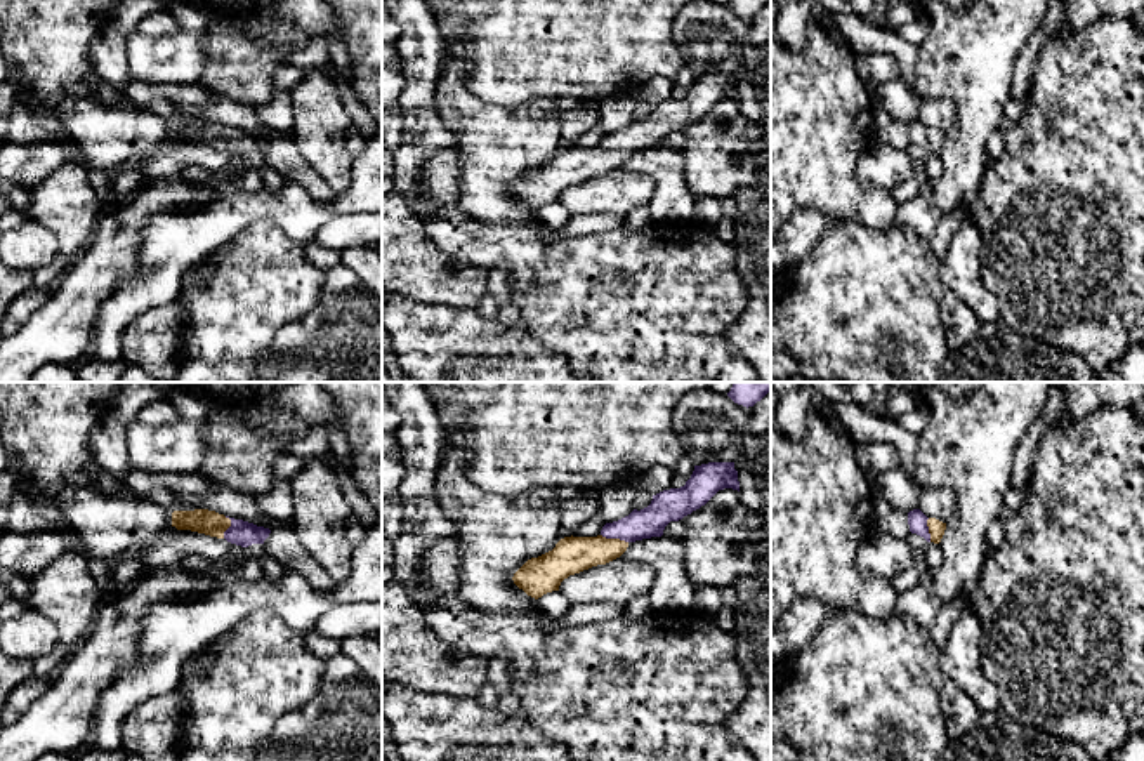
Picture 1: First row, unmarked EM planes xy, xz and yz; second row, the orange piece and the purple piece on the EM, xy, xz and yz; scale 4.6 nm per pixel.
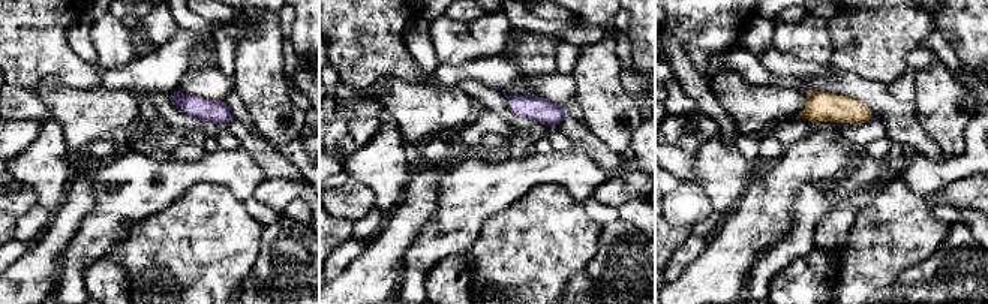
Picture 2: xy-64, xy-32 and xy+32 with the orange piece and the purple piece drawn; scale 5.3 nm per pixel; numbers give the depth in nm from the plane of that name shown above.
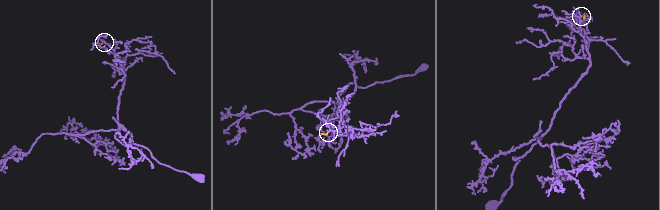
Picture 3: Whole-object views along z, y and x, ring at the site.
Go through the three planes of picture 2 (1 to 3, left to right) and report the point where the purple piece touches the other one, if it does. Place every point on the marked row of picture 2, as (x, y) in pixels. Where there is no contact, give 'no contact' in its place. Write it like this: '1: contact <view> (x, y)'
1: no contact
2: no contact
3: contact xy+32 (870, 116)

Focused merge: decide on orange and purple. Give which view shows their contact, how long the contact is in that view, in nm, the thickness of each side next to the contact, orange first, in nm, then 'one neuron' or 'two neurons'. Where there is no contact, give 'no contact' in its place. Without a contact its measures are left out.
contact in xz; length 130 nm; calibres 180 and 140 nm; one neuron

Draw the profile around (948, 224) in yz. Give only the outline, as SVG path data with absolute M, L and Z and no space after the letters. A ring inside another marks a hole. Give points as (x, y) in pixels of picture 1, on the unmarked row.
M955 210L943 215L941 221L937 222L937 229L930 238L930 248L939 259L939 262L946 257L951 236L958 229L962 221L965 221L965 212Z

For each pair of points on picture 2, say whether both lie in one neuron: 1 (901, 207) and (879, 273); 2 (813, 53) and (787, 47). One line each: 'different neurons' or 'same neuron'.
1: same neuron
2: same neuron

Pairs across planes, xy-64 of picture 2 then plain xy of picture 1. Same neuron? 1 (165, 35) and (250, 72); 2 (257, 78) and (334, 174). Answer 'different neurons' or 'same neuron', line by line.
1: different neurons
2: same neuron

